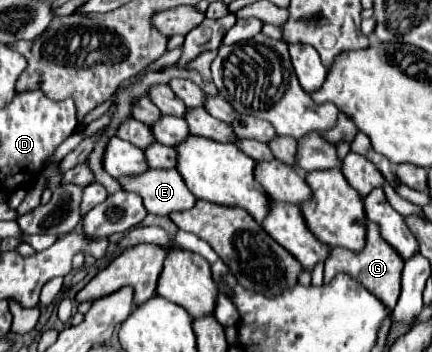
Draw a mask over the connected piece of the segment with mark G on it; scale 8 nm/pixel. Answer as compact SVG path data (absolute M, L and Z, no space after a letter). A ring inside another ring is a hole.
M367 221L367 245L361 253L349 253L347 249L333 249L329 259L325 261L325 283L329 283L337 273L347 273L357 283L361 283L365 289L369 289L383 305L387 305L389 311L393 311L399 293L401 293L401 269L403 261L397 257L395 249L389 249L385 241L381 241L381 233L373 221Z

